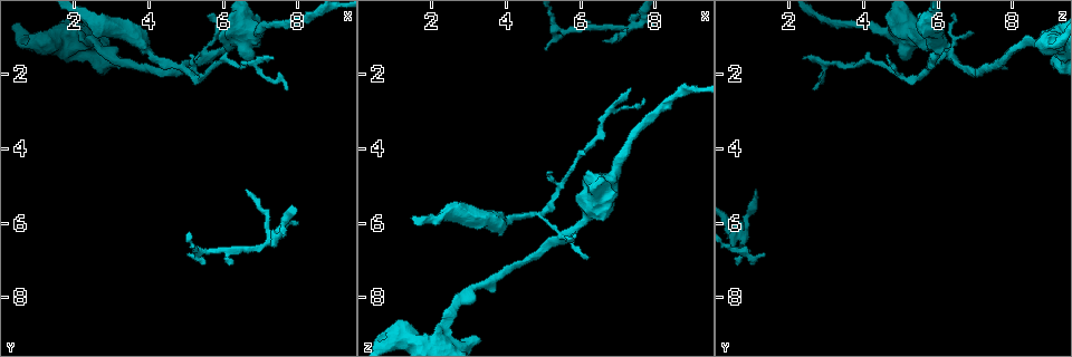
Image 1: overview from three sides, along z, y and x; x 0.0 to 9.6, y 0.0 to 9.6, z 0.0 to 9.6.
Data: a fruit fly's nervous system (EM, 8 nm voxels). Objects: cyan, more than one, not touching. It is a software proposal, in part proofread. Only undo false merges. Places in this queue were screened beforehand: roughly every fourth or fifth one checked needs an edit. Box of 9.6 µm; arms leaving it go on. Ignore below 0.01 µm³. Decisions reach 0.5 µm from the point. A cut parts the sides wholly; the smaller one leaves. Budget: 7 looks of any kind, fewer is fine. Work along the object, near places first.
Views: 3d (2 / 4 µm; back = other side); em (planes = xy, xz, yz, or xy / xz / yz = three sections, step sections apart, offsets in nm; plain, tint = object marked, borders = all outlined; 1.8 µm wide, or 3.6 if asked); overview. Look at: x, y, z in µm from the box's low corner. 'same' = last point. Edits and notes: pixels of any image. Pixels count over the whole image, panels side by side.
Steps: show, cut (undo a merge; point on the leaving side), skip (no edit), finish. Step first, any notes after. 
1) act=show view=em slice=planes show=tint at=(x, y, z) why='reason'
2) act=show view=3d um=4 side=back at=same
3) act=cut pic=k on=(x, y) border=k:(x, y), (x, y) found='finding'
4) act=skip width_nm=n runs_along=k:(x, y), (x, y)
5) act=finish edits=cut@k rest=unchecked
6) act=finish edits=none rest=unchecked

act=show view=3d um=4 at=(2.30, 1.15, 9.15) why='thick turns thin'

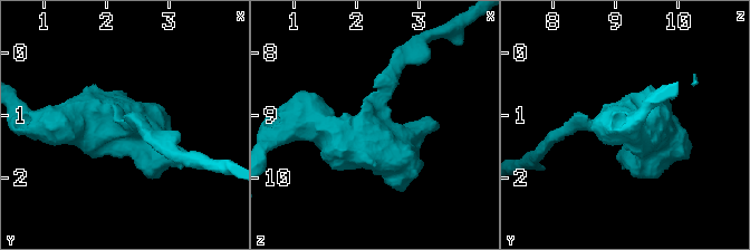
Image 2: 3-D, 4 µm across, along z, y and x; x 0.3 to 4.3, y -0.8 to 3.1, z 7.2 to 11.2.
act=show view=em um=3.6 slice=planes show=tint at=(2.30, 1.15, 9.15) why='need the tissue'

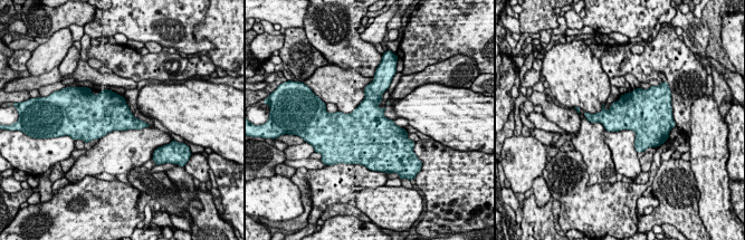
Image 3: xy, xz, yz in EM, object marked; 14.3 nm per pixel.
act=skip found='one cell here'

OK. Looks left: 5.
act=show view=3d um=2 side=back at=(6.75, 1.70, 3.05) why='sharp bend'

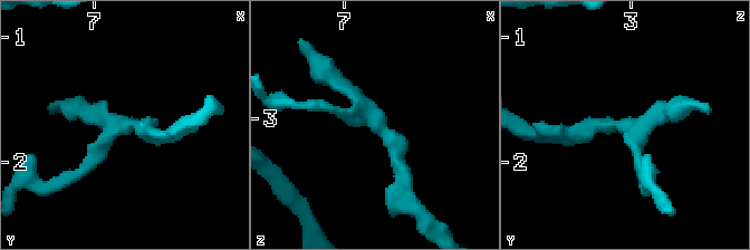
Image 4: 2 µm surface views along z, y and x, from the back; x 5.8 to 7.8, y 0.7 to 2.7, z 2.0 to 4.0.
act=show view=em slice=planes show=tint at=(6.76, 1.70, 3.04) why='now the EM'

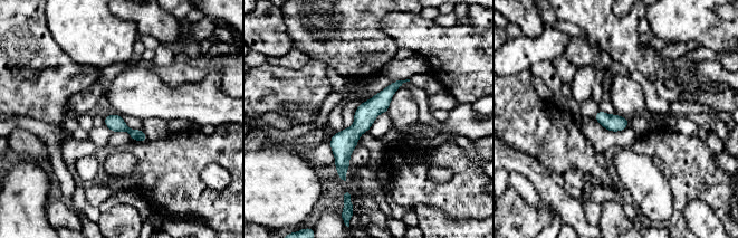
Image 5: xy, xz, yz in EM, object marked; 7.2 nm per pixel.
act=skip width_nm=120 runs_along=5:(399, 83), (342, 144), (343, 175) found='continuous, no second cell'

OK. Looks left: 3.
act=show view=3d um=4 at=(5.45, 1.50, 6.35)

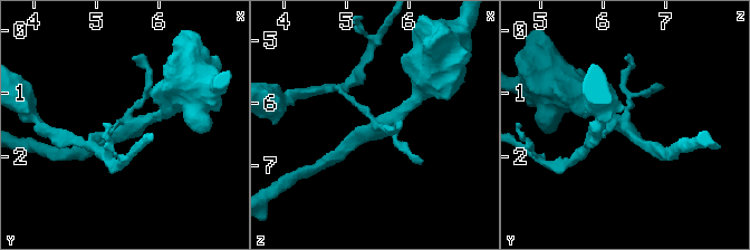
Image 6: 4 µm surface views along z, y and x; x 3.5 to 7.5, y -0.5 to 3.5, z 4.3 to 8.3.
act=show view=em slice=xy step=16 show=tint at=(5.50, 1.50, 6.35) why='need the tissue'

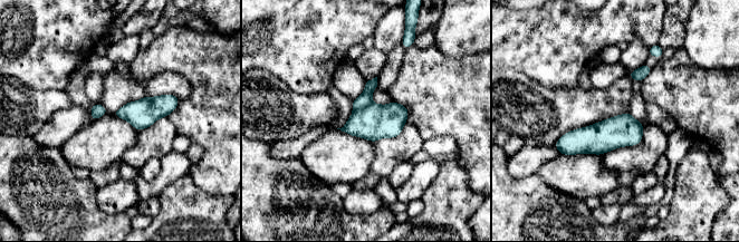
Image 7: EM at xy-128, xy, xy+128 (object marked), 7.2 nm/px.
act=show view=em slice=planes show=tint at=same why='cut it another way'

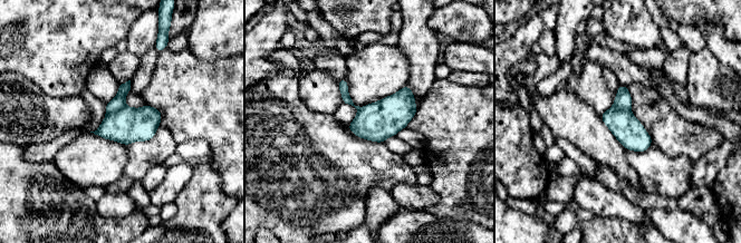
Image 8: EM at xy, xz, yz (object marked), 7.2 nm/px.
act=cut pic=8 on=(117, 103) border=8:(125, 105), (117, 110), (106, 114) found='a second cell is stuck on'

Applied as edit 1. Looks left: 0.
act=finish edits=cut@8 rest=unchecked

